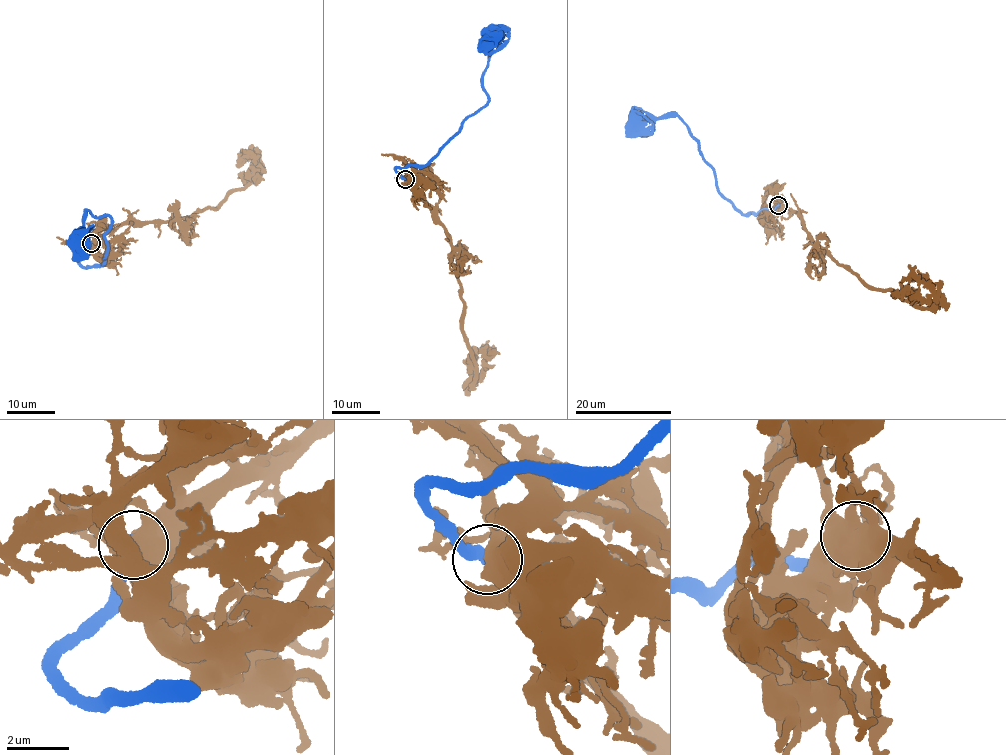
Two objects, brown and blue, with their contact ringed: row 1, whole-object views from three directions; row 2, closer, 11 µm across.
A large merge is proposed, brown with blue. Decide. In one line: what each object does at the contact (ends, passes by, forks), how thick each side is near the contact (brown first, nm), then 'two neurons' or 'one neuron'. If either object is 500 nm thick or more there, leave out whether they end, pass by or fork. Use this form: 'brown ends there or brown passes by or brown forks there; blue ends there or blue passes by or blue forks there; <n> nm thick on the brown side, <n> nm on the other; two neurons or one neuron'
brown forks there; blue ends there; 480 nm thick on the brown side, 380 nm on the other; one neuron

